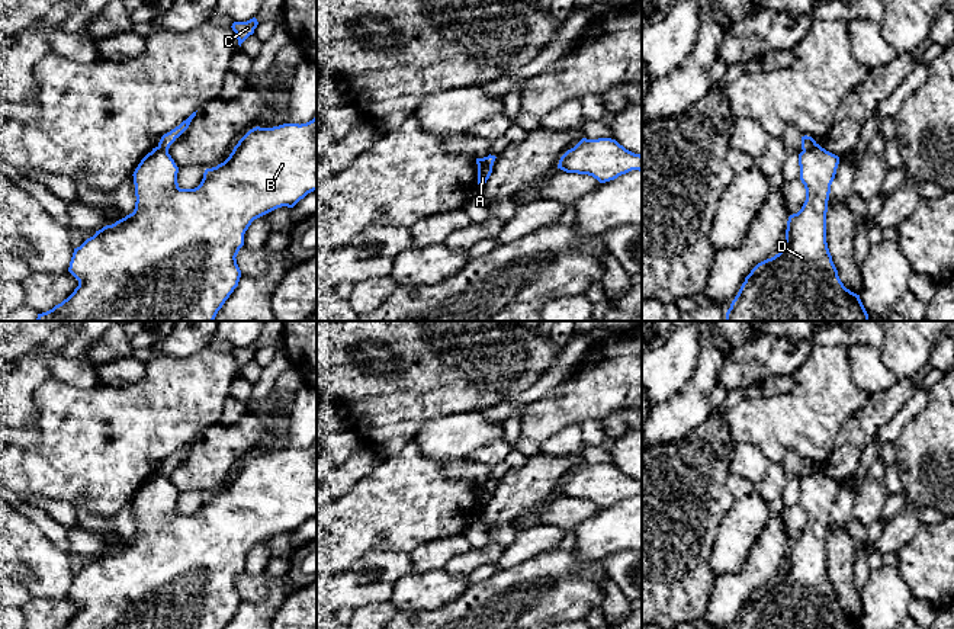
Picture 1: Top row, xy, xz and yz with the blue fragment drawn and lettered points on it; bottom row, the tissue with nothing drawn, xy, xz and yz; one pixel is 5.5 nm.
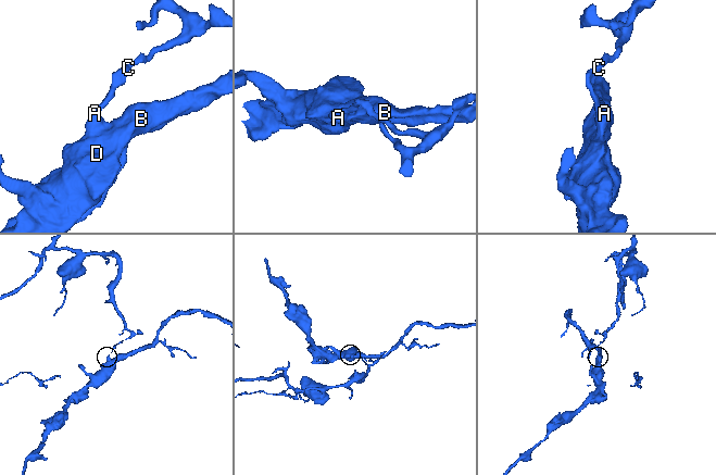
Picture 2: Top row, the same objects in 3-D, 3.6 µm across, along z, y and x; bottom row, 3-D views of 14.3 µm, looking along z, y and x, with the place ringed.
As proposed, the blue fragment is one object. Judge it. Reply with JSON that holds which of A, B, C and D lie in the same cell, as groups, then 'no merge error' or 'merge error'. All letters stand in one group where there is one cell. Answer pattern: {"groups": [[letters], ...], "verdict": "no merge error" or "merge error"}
{"groups": [["A", "B", "D"], ["C"]], "verdict": "merge error"}

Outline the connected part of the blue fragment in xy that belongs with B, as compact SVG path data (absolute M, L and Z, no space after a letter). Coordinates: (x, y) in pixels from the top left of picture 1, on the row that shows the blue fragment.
M317 119L306 123L256 126L234 147L229 157L206 169L200 184L180 189L179 167L161 147L152 148L134 171L135 209L106 225L74 248L68 272L78 280L74 292L36 321L213 321L238 286L241 270L237 254L251 222L277 208L293 208L317 190Z

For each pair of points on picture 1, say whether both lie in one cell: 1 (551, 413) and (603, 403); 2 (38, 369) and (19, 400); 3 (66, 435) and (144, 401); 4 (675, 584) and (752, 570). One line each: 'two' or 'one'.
1: one
2: one
3: one
4: two

